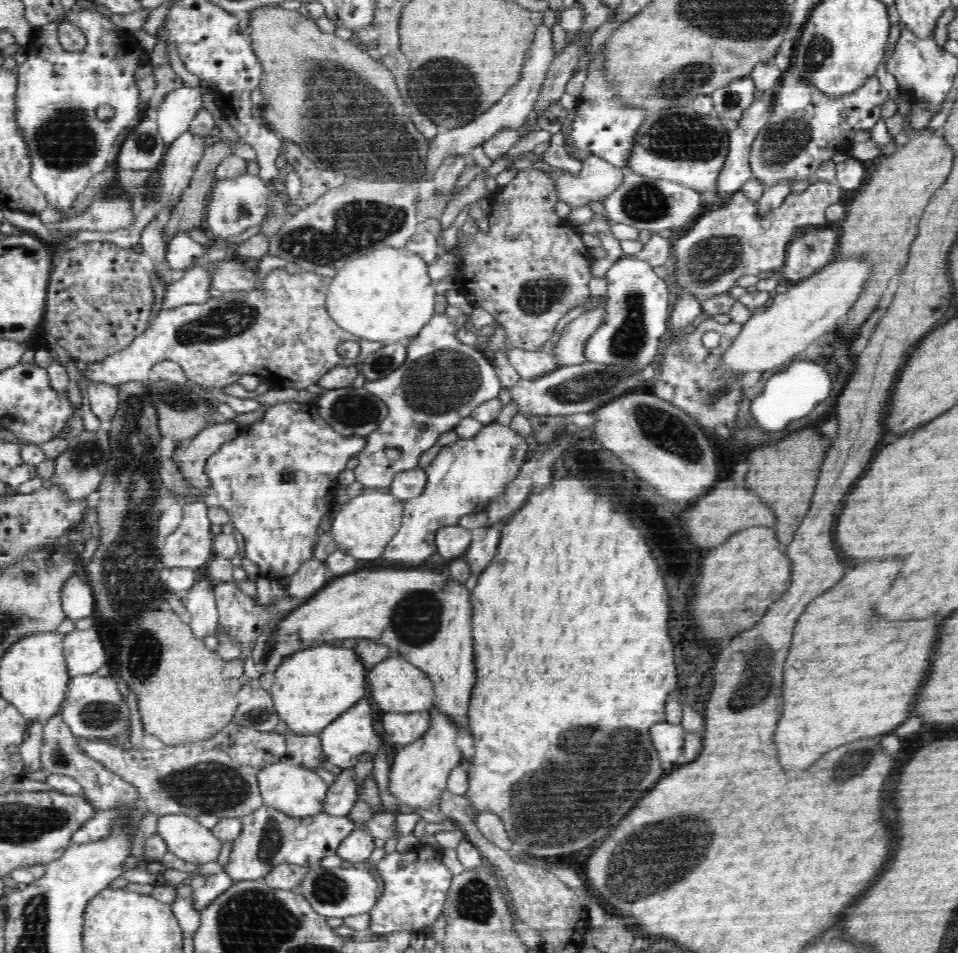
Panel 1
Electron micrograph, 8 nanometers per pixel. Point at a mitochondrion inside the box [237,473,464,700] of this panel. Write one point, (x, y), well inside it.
(415, 620)

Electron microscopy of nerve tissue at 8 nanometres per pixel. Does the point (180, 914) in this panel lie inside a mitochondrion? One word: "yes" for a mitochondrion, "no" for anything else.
no

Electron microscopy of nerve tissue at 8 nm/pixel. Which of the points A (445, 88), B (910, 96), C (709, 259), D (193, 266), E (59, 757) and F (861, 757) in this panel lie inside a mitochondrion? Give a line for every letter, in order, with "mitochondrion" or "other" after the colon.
A: mitochondrion
B: other
C: mitochondrion
D: other
E: mitochondrion
F: mitochondrion

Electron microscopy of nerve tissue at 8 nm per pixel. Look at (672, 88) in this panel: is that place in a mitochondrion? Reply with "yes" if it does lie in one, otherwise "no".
yes

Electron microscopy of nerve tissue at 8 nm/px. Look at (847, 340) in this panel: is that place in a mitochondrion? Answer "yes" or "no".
no

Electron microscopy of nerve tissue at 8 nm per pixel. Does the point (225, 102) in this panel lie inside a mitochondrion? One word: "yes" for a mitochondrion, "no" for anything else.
no

